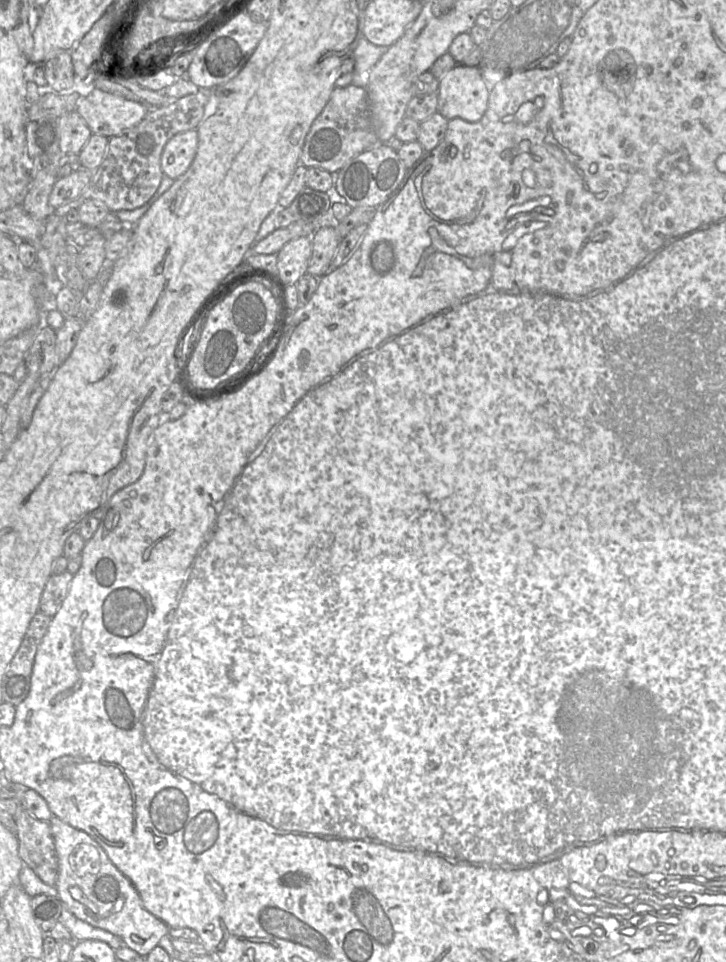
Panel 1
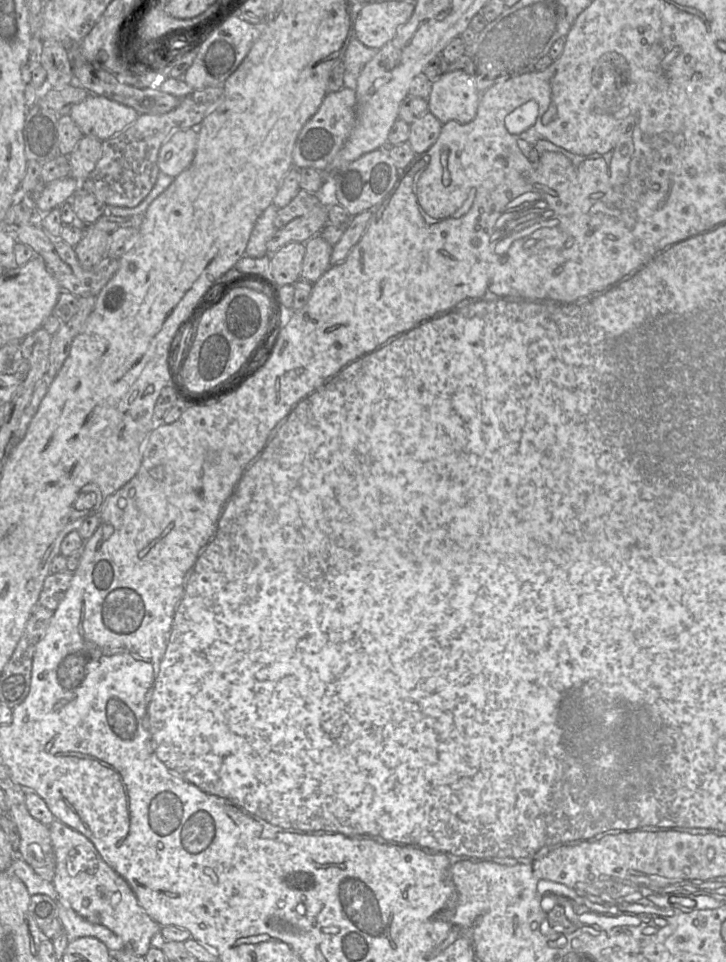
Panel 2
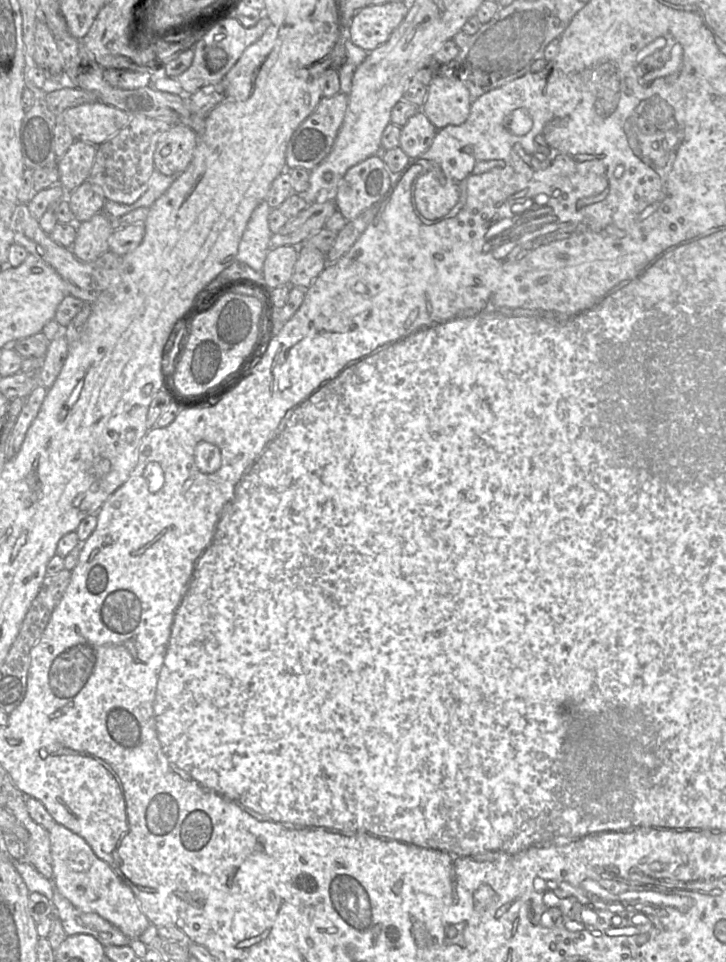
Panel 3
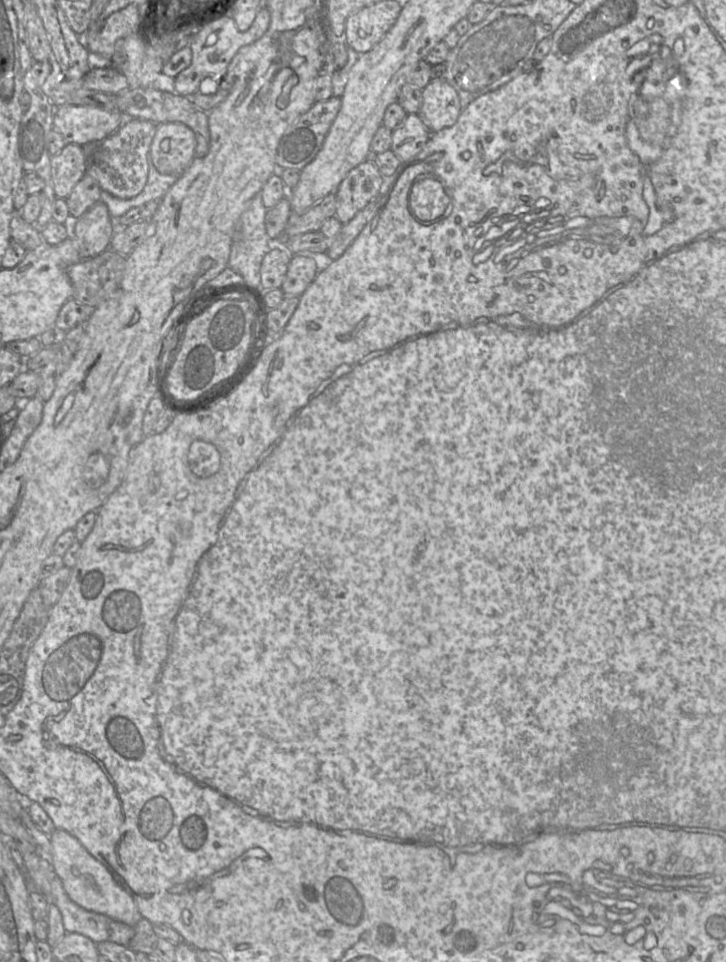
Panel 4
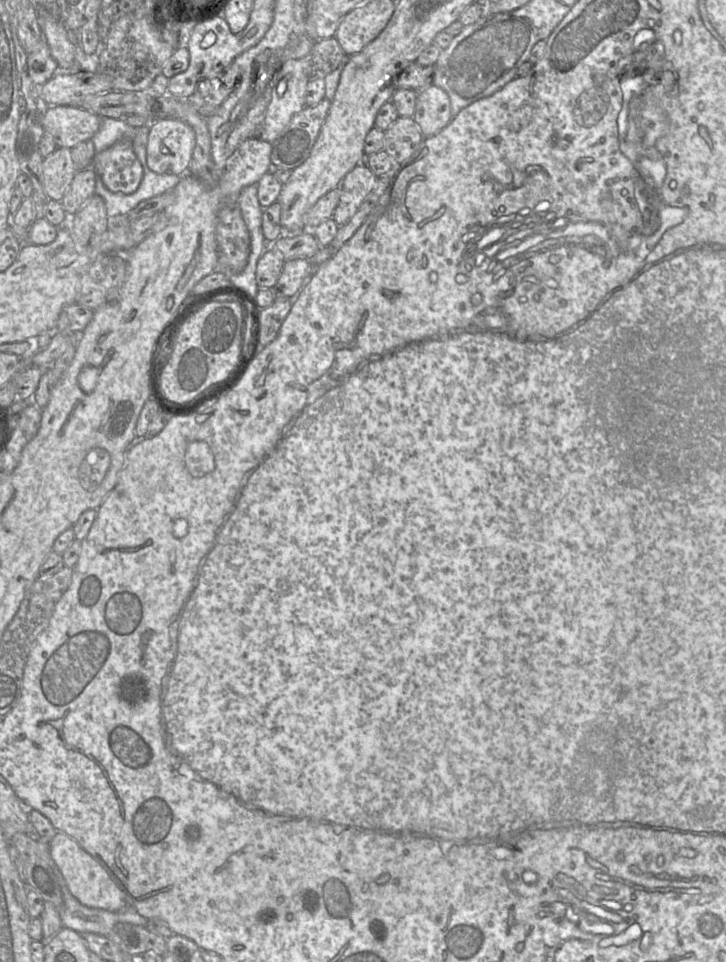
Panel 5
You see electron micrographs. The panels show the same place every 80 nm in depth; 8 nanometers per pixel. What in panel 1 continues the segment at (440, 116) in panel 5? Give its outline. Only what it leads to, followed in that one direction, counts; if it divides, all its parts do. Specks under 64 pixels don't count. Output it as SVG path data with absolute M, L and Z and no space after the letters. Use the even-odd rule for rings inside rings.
M457 64L439 80L437 111L446 119L461 118L468 122L481 120L488 106L490 87L480 67Z

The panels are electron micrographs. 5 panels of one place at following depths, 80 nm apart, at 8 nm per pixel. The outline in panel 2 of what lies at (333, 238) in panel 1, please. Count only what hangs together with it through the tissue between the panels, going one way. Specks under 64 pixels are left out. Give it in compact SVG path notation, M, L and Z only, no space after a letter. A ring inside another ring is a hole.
M319 234L308 240L305 243L300 279L315 284L331 266L332 249L333 246Z

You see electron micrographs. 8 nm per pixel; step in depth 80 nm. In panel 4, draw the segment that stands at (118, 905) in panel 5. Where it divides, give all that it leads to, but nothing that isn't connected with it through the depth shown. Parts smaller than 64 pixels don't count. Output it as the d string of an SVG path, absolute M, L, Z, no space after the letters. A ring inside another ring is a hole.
M55 828L49 836L53 869L61 879L69 898L85 910L103 914L129 926L135 926L142 915L132 896L125 891L108 869L68 832Z

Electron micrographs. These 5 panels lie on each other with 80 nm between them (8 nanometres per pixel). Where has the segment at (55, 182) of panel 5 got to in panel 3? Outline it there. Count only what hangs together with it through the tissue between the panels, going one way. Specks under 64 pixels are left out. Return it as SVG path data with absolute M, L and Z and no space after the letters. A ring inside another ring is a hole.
M75 140L64 156L57 160L59 184L67 195L88 179L96 152L97 146Z

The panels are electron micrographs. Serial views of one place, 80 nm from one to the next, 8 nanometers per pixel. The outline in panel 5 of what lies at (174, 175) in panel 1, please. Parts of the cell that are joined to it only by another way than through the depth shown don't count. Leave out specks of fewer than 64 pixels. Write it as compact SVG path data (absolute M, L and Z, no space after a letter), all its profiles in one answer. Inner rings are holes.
M167 117L149 124L148 167L158 174L183 176L188 173L196 145L193 128L186 122Z

